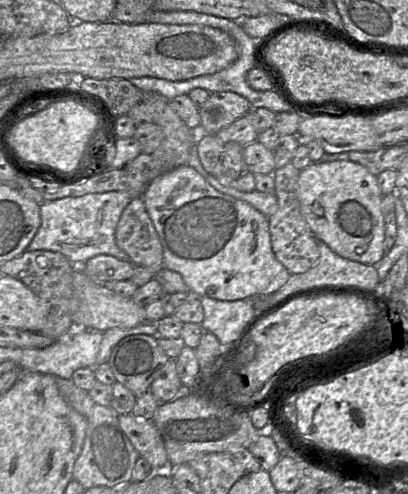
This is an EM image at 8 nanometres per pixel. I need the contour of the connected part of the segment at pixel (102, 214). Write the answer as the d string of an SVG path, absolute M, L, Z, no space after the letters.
M108 191L45 202L40 205L41 225L26 251L58 252L73 265L83 265L88 259L99 254L131 262L128 254L121 250L115 241L118 221L131 200L131 195L125 191Z

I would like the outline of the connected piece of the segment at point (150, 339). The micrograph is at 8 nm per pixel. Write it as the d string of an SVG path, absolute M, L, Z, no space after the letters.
M132 334L121 339L113 348L108 364L117 382L135 396L147 392L158 370L170 359L160 348L157 337Z

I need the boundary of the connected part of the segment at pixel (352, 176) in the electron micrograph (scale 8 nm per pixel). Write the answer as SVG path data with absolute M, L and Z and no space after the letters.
M350 160L312 162L300 170L297 197L303 218L315 237L337 255L365 265L377 265L384 257L383 195L377 176Z

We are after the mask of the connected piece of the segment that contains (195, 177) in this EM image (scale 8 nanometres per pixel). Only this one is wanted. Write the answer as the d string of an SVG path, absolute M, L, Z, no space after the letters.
M188 164L148 183L142 199L163 248L163 266L178 272L191 293L222 301L252 299L282 288L290 277L271 246L268 217L211 186Z

